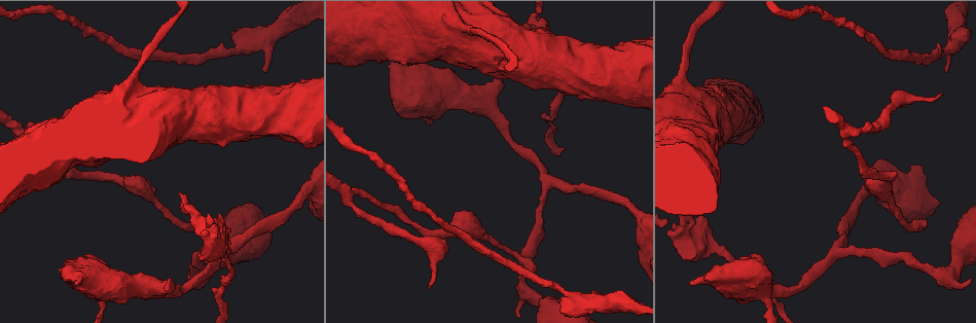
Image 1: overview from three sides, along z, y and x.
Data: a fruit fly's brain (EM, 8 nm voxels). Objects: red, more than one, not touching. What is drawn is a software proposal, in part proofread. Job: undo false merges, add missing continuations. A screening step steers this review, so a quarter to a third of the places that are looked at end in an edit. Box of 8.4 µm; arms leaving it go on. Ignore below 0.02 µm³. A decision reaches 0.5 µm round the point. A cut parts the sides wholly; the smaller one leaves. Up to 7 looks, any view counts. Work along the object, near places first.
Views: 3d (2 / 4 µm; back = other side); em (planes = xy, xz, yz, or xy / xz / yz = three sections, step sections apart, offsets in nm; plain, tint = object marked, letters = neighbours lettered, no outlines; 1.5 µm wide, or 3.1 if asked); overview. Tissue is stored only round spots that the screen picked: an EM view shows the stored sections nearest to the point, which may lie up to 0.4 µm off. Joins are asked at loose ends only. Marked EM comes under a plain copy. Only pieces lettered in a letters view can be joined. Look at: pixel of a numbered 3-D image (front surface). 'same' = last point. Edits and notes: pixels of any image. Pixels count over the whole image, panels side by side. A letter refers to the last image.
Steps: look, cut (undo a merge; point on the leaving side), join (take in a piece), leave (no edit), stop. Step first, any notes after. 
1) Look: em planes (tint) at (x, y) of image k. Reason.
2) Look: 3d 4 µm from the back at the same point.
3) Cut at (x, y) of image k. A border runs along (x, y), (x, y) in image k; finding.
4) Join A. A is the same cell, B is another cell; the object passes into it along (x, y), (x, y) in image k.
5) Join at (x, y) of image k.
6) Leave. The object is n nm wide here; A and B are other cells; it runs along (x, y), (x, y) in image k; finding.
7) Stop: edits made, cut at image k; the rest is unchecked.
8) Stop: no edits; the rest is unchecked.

Look: 3d 4 µm at (262, 70) of image 1. Branch stops here.

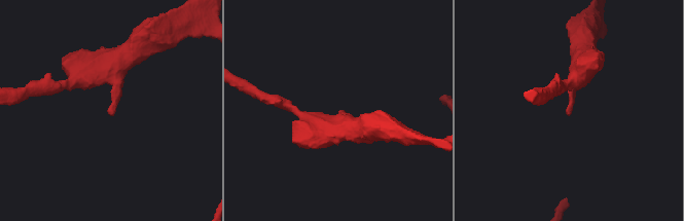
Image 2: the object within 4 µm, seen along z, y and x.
Look: em planes (tint) at (566, 113) of image 2. Shape alone is not enough.

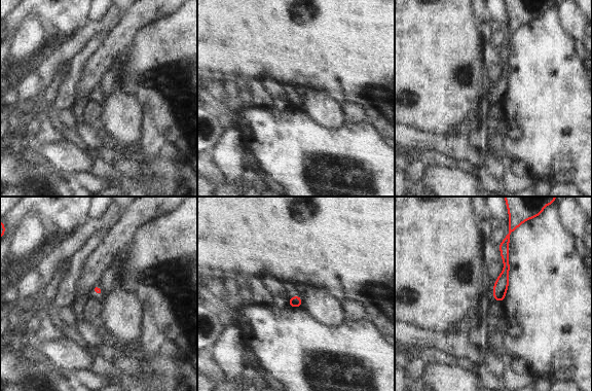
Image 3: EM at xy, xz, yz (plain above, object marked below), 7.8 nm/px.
Look: em planes (letters) at the same point. See the neighbours.

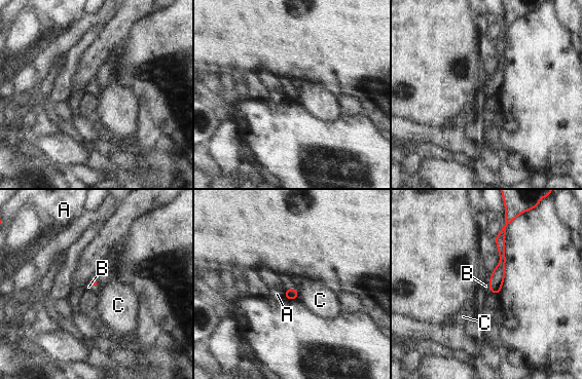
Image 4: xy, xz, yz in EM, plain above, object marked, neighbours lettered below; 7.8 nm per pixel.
Join B. B is the same cell, A and C are other cells; the neuron continues.

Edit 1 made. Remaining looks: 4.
Look: overview.

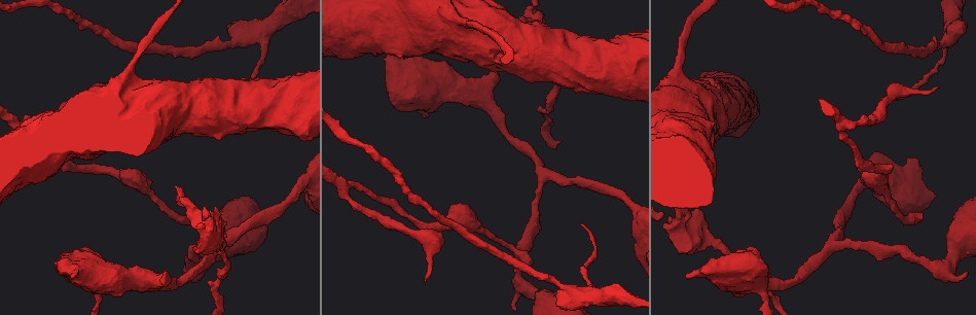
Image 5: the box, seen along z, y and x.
Look: em planes (letters) at (97, 306) of image 5. Sudden change in width.

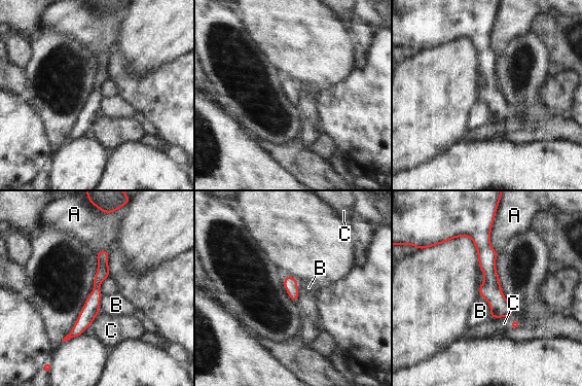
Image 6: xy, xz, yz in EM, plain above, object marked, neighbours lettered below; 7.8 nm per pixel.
Leave. The longest contact is with A, 260 nm; A, B and C are other cells; a border runs along (479, 294), (489, 306), (490, 317) in image 6; continuous, no second neuron.

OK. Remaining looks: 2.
Look: 3d 4 µm at (490, 71) of image 5. Thick end.

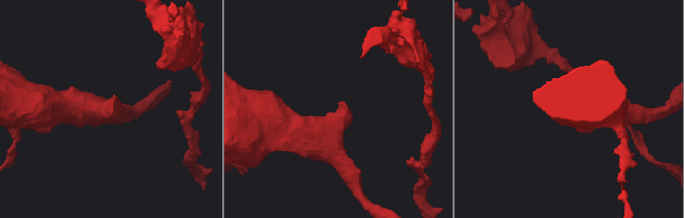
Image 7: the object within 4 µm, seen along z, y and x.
Look: em planes (letters) at (343, 103) of image 7.

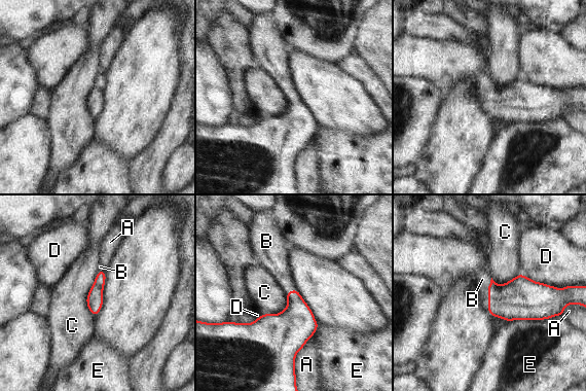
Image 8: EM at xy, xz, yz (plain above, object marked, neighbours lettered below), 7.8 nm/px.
Join B. B is the same cell, A, C, D and E are other cells; the object passes into it along (519, 298), (488, 293), (482, 279) in image 8; it goes on there.

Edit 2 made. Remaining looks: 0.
Stop: edits made, join at image 4, join at image 8; the rest is unchecked.

